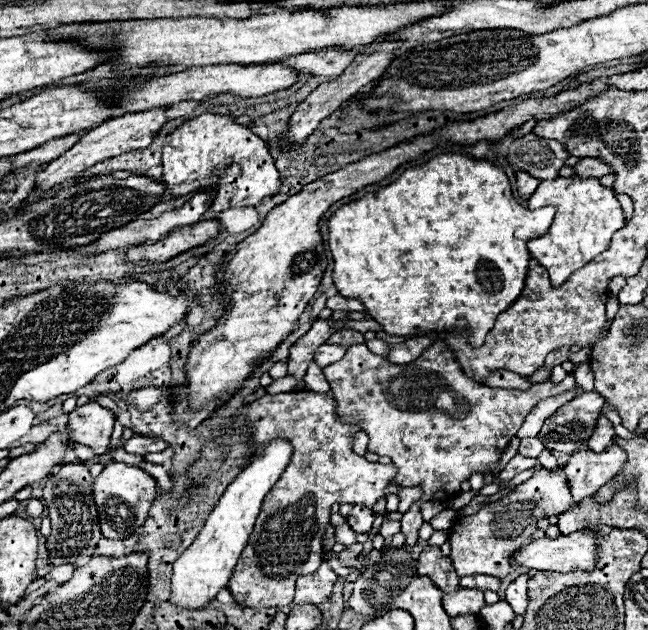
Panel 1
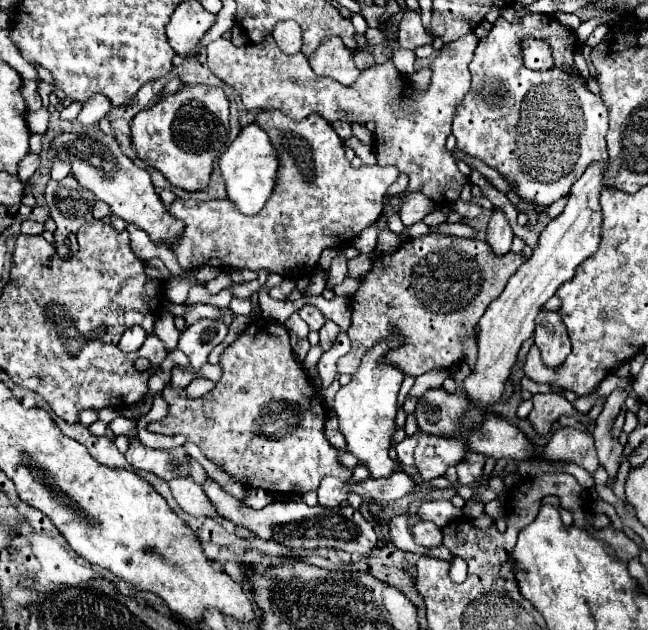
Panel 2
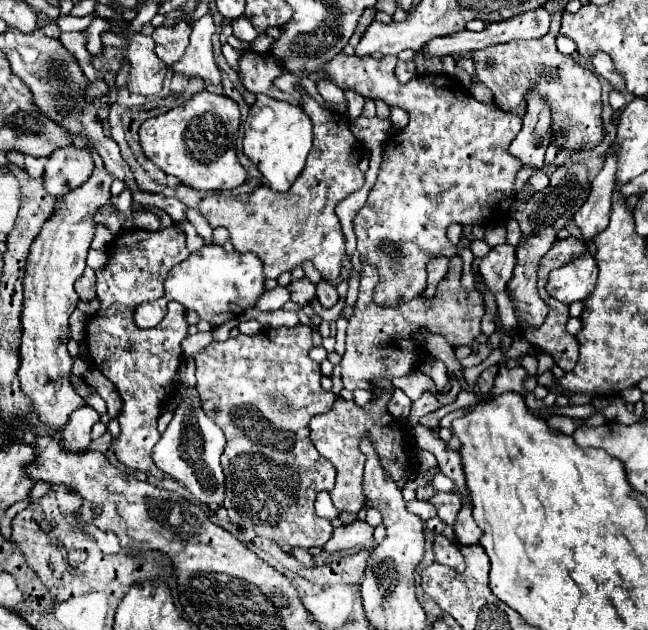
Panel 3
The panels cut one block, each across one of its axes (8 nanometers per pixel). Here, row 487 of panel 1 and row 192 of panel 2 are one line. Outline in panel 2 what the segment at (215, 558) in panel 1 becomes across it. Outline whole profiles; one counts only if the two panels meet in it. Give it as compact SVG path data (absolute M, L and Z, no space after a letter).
M248 124L246 128L240 130L238 138L230 144L230 148L220 156L220 170L226 182L228 190L228 200L240 208L244 214L256 214L264 208L268 198L272 196L272 190L276 186L276 176L280 168L278 152L272 146L268 134L258 126L258 124Z

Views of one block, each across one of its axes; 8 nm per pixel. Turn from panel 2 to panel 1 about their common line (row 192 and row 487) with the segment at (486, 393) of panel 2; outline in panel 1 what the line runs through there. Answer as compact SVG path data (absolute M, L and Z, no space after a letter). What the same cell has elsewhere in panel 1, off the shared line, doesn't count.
M616 444L598 454L590 450L574 452L564 466L564 474L572 492L572 502L580 502L586 496L592 496L604 484L608 484L608 480L612 480L612 476L620 472L624 460L624 450Z

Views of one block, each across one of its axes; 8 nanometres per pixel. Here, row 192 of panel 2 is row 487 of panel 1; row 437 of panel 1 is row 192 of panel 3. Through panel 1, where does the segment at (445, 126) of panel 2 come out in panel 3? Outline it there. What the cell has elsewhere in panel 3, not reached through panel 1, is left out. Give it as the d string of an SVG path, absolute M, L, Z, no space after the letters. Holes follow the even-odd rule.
M340 52L340 56L336 56L332 62L328 62L322 72L334 82L334 84L340 84L340 88L354 88L356 92L360 92L362 96L368 96L368 98L382 98L388 106L400 106L400 108L406 108L408 114L410 114L410 122L406 128L399 131L391 138L387 140L387 144L384 147L382 164L380 164L380 172L378 172L378 178L368 194L368 200L366 204L358 210L358 214L354 216L354 234L358 238L358 252L360 252L360 258L362 262L368 262L372 264L374 268L378 268L380 272L380 284L376 284L374 288L374 300L376 304L380 306L392 306L394 302L400 302L400 300L414 300L416 296L422 296L424 290L426 290L426 284L428 284L428 272L426 272L426 264L438 256L454 256L456 254L456 246L448 240L446 236L446 230L450 224L460 224L460 226L474 226L474 224L482 224L482 222L490 222L490 216L498 216L499 219L505 218L507 215L507 221L510 214L510 204L514 202L514 182L516 182L516 174L518 170L522 168L520 160L516 160L516 156L512 156L508 152L508 144L516 138L516 134L520 132L522 128L522 118L516 116L516 114L510 114L510 112L504 112L502 108L496 108L494 102L490 104L484 104L484 102L478 102L470 92L464 92L462 84L460 82L454 82L452 78L448 80L446 76L436 76L436 74L424 74L424 76L416 76L412 78L408 84L400 84L396 80L395 66L398 62L397 56L382 56L380 60L378 58L372 58L372 56L364 56L364 58L358 58L358 56L346 56L344 52ZM382 246L390 246L394 248L392 254L384 254L382 252Z

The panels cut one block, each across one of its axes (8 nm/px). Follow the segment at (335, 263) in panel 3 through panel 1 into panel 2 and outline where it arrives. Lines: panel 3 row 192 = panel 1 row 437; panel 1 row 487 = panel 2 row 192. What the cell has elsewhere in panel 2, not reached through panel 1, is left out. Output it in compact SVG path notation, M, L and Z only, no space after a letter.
M262 110L256 116L256 124L270 136L272 144L278 148L280 156L280 176L276 180L276 192L272 192L272 200L254 216L242 214L230 200L184 200L176 198L168 212L182 220L184 232L172 244L172 252L176 254L180 266L184 270L194 270L204 264L218 268L234 268L234 270L272 270L284 278L306 278L318 270L318 260L322 250L326 248L344 248L350 246L352 240L368 226L372 226L382 214L382 200L388 188L398 180L400 170L396 166L362 166L352 168L350 160L344 154L344 142L334 132L328 120L318 114L312 114L304 120L292 120L282 110Z

